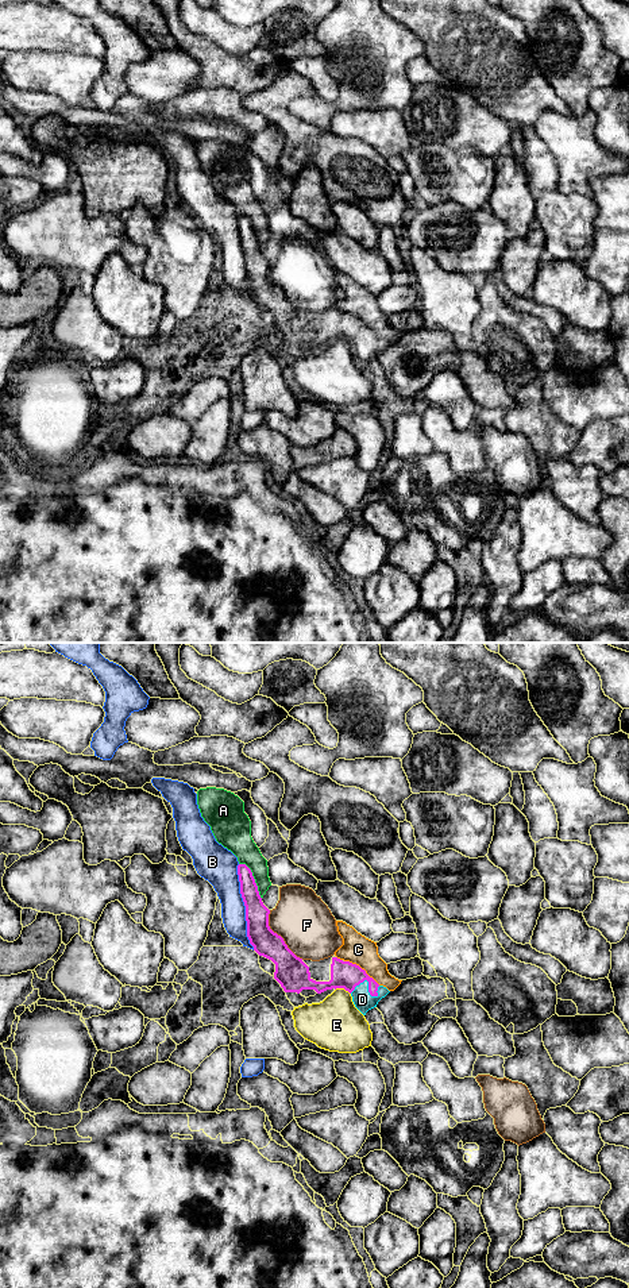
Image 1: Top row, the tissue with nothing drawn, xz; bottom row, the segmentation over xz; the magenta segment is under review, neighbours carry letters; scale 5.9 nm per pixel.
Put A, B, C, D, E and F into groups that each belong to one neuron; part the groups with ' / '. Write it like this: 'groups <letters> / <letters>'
groups A / B / C / D / E / F

